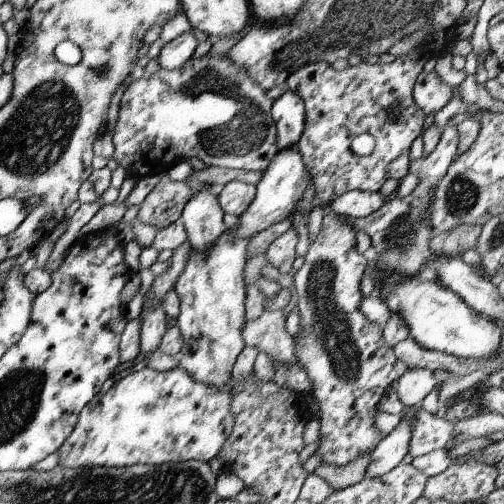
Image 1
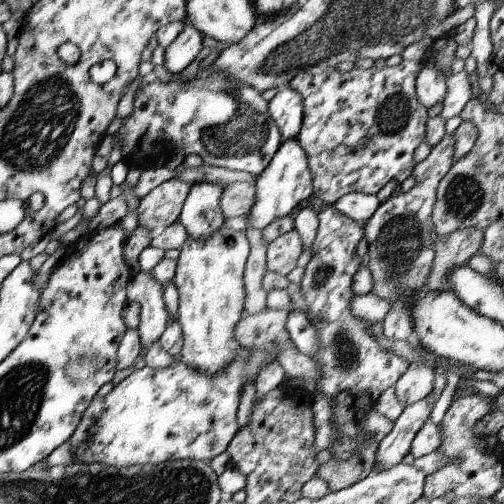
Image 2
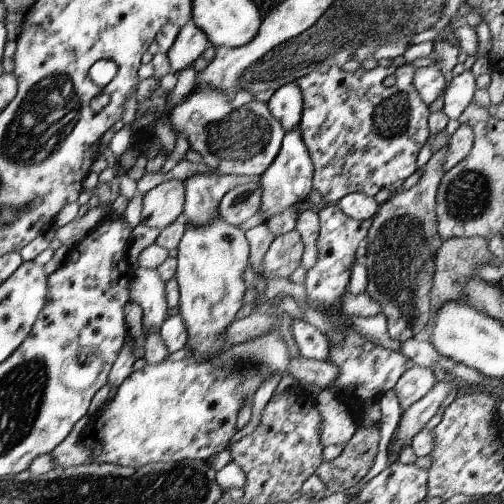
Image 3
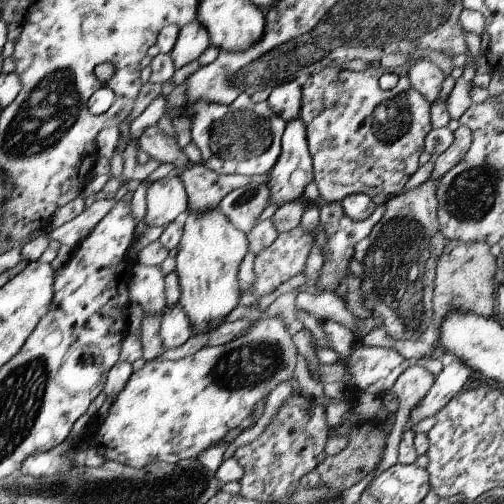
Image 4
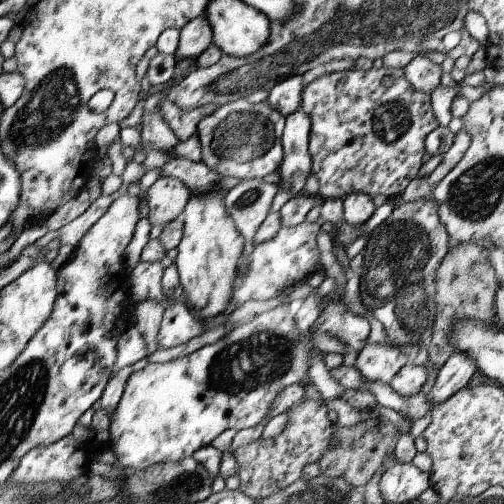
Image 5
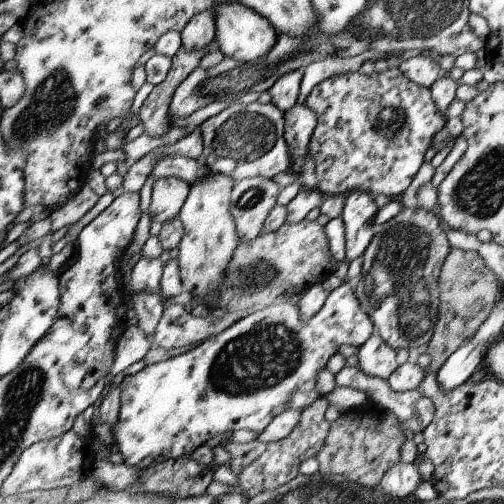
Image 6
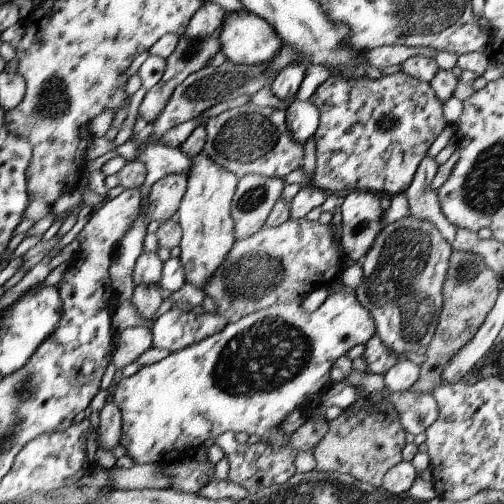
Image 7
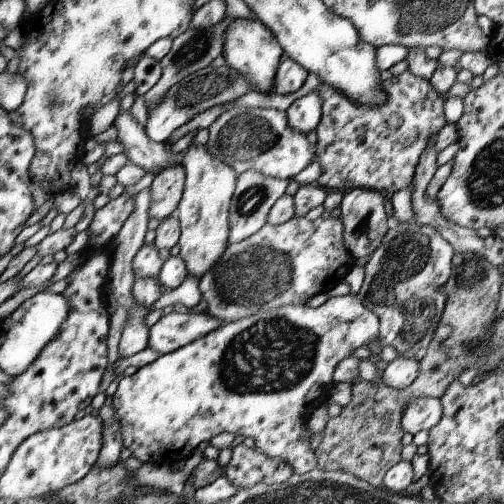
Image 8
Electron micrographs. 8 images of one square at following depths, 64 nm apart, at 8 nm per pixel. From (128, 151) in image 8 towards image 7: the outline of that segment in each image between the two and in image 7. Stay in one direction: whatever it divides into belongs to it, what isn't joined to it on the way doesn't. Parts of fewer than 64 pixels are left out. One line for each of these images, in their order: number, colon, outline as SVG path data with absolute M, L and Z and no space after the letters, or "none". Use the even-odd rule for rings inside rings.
7: M141 144L141 150L137 152L135 162L141 162L147 170L145 182L141 184L141 194L143 198L147 198L149 204L149 190L151 186L169 174L185 174L191 168L191 158L187 154L183 154L179 148L169 148L163 144Z

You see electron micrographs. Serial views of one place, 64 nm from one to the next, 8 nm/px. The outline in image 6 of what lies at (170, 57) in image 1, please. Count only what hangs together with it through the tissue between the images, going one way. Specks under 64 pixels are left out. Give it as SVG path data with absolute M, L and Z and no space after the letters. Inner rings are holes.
M215 8L193 16L193 20L181 30L183 50L201 50L215 40Z

